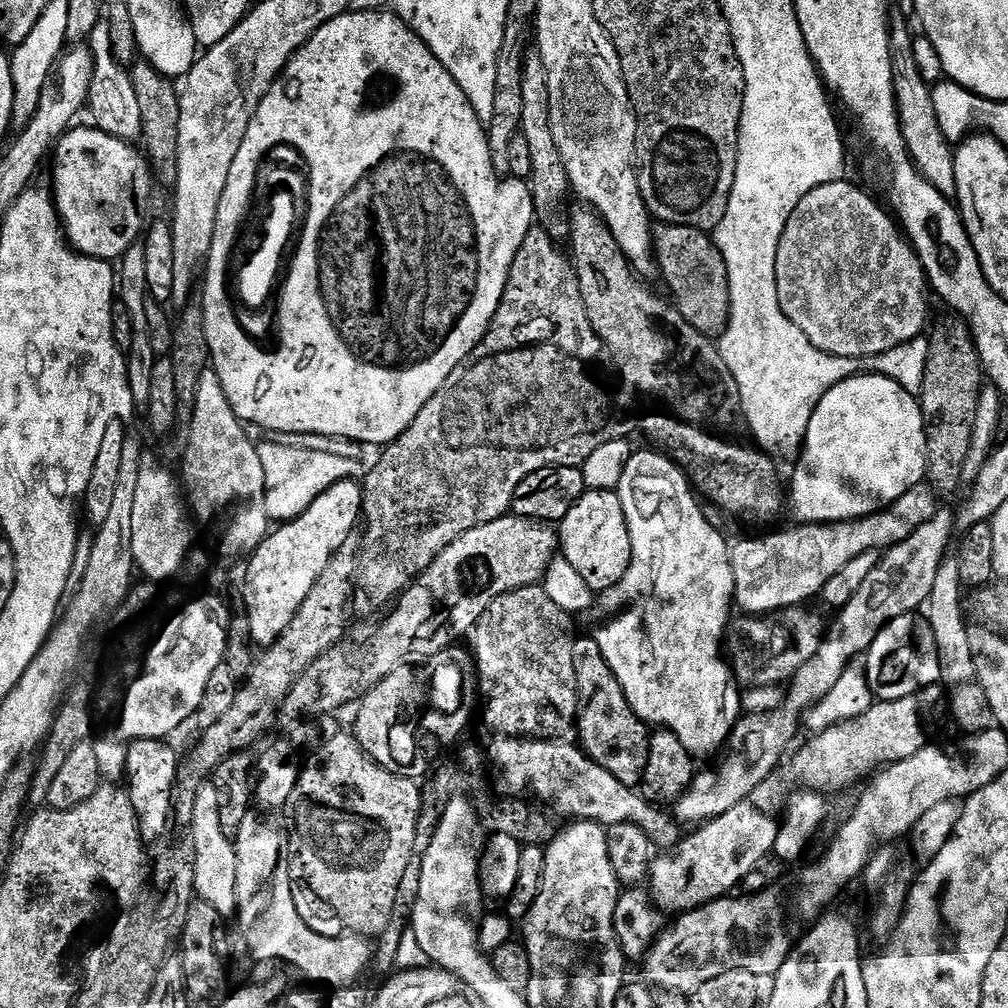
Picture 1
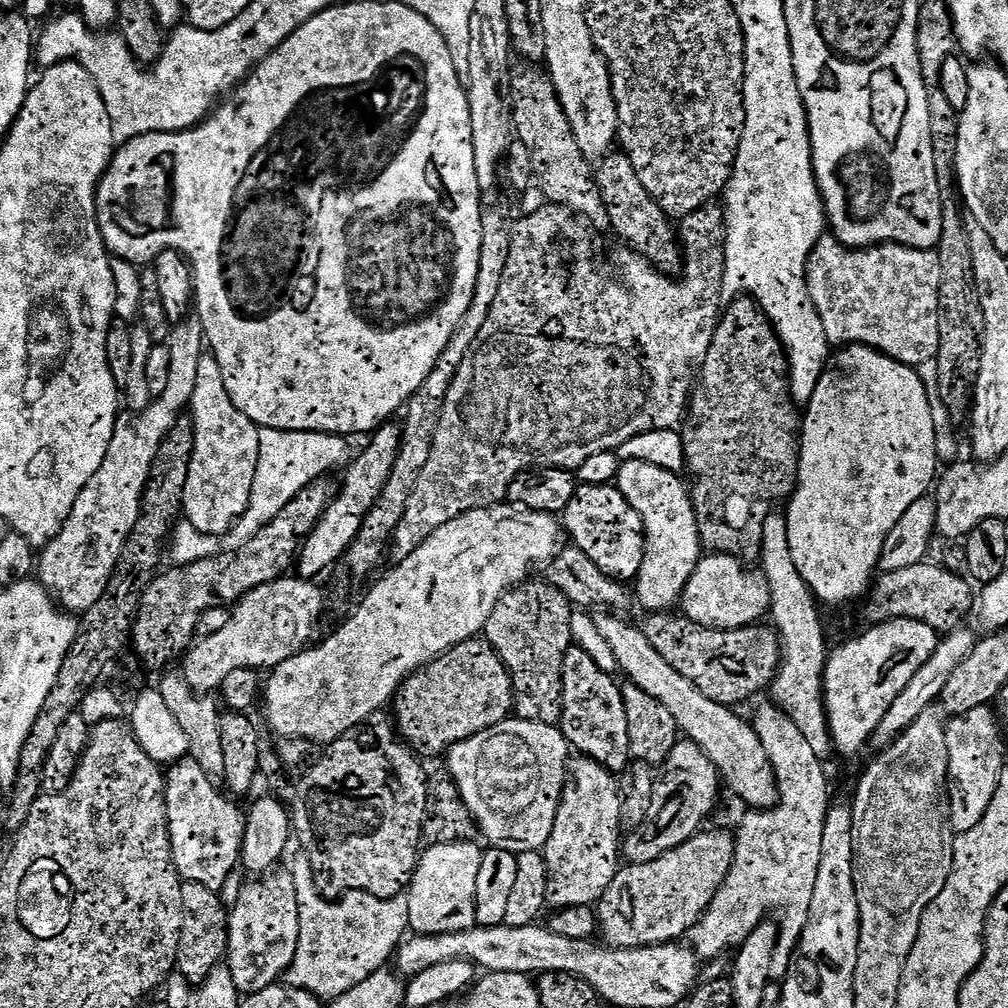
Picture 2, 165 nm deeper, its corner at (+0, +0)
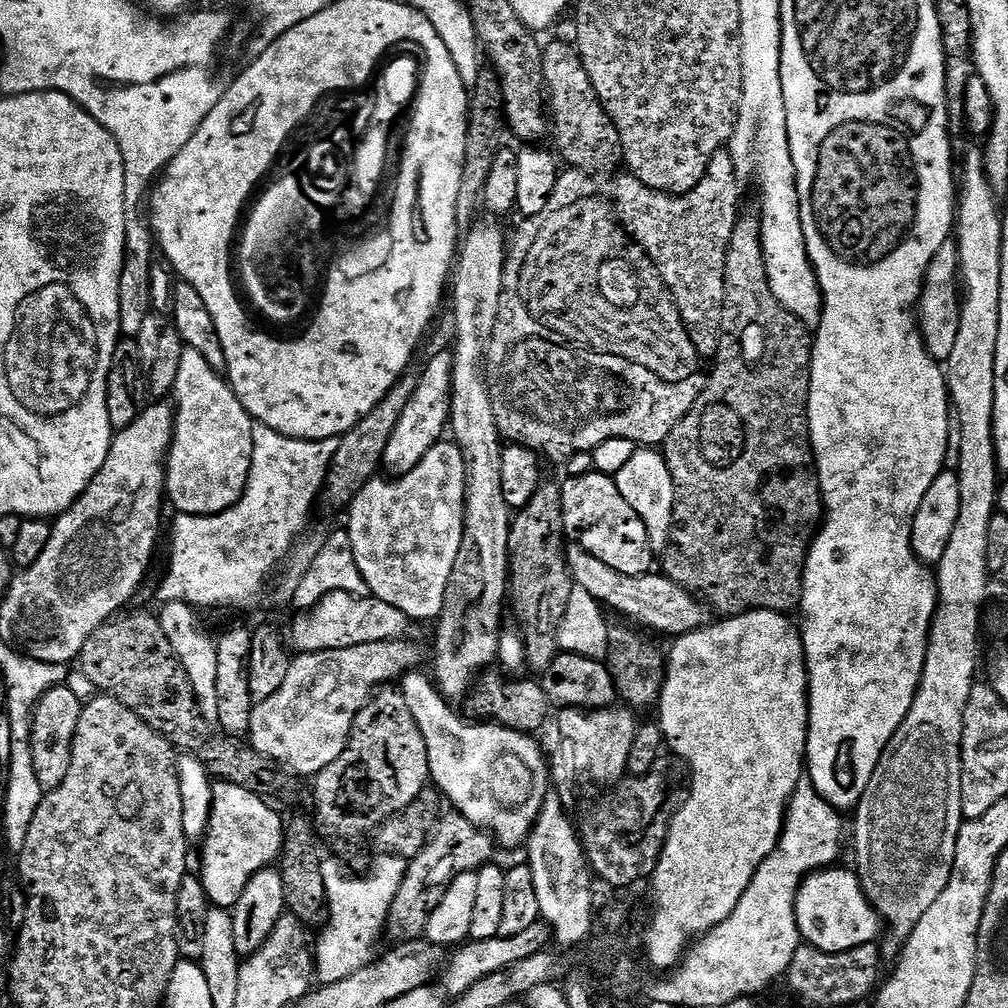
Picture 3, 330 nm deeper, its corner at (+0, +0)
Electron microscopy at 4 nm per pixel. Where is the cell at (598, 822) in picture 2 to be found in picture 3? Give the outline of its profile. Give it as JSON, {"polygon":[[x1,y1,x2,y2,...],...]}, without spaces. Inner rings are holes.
{"polygon":[[613,706,611,708,598,708,595,710,581,710,578,708,559,709,560,736,564,741,560,744,560,757,554,760,554,784,563,801,576,792,577,776,588,784,612,784,615,780,625,779,630,750,633,749,638,720,635,720,633,709,627,706]]}

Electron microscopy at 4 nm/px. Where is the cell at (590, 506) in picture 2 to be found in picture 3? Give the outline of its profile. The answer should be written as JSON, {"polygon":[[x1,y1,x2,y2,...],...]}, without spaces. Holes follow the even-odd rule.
{"polygon":[[593,470,565,481,560,490,563,531,569,532,576,539,573,541,594,554,594,558,602,558,606,566,614,566,614,570,622,574,643,576,651,573,654,549,648,541,646,526,640,515,628,505,626,498,622,498,615,479]]}

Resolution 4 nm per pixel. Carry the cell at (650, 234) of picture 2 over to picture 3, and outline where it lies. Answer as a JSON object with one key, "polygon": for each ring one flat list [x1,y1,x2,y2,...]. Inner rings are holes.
{"polygon":[[556,40,543,49,546,104,550,109,550,132,553,137,556,135,555,151,569,169,593,174,615,173,624,164,622,138,601,106,598,94,592,91,590,74,586,74,579,51,568,44]]}

